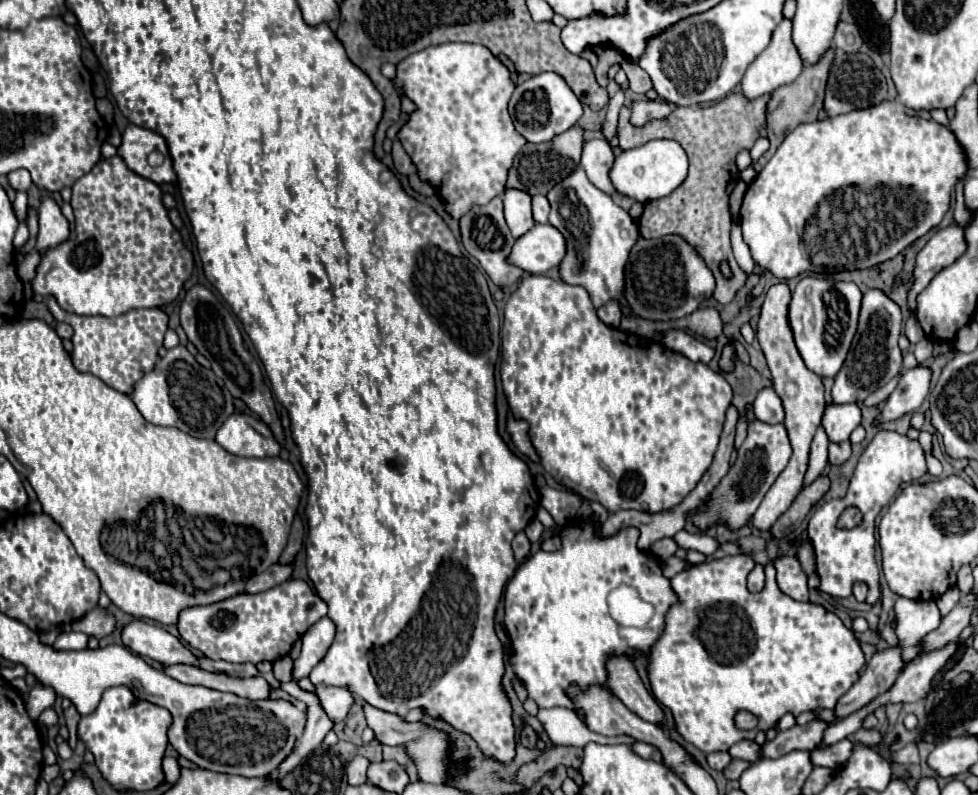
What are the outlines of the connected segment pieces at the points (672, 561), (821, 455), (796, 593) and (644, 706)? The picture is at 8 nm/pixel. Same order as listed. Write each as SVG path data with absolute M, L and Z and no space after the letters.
M670 557L662 563L662 571L664 571L664 577L674 577L676 573L680 573L682 569L686 567L686 561L684 559L678 559L678 557Z
M818 427L814 441L812 441L812 447L810 447L810 461L808 461L808 471L804 475L802 487L808 487L808 483L812 483L816 477L820 477L826 463L828 463L828 439L826 439L824 429Z
M778 557L774 567L776 567L776 579L778 579L780 589L796 601L808 601L806 575L798 559L796 557Z
M616 655L616 659L608 659L608 687L630 711L640 715L644 721L656 725L664 723L658 701L646 691L632 665L632 659L628 659L626 655Z

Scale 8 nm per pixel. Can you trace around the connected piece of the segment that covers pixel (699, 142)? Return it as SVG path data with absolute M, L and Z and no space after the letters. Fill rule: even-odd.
M730 93L722 101L706 109L692 109L692 107L676 107L666 119L654 119L644 127L634 127L630 123L630 107L620 109L618 121L618 139L620 149L634 149L640 143L652 139L674 139L678 141L690 161L688 179L674 193L648 201L644 205L644 213L640 217L640 235L644 239L662 237L668 233L682 235L688 243L696 247L696 251L704 257L706 265L712 269L716 277L716 291L714 299L718 303L730 303L736 291L746 283L746 273L738 267L732 247L730 247L730 225L732 217L728 211L728 197L734 185L740 179L736 171L736 155L744 149L750 149L754 141L760 137L760 129L766 123L766 105L772 95L764 95L764 99L744 99L744 95ZM726 261L730 265L732 277L724 277L720 271L720 263Z

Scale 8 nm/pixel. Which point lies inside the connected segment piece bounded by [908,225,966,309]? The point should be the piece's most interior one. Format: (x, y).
(947, 245)

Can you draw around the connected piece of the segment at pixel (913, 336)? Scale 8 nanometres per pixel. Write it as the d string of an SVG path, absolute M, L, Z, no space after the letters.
M910 317L910 319L906 321L904 333L906 333L906 337L910 339L910 343L918 343L918 341L922 341L922 339L926 337L926 335L924 335L924 331L922 331L922 327L918 325L918 321L916 321L914 317Z

